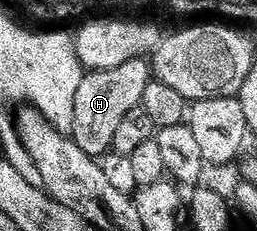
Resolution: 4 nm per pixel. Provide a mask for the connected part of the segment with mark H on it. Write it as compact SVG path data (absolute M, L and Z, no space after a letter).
M146 58L125 61L125 65L117 65L117 69L87 71L81 81L81 89L77 89L70 138L90 158L102 159L111 151L113 137L121 125L121 120L128 113L133 113L133 109L143 106L145 89L149 89L152 81L153 67Z

